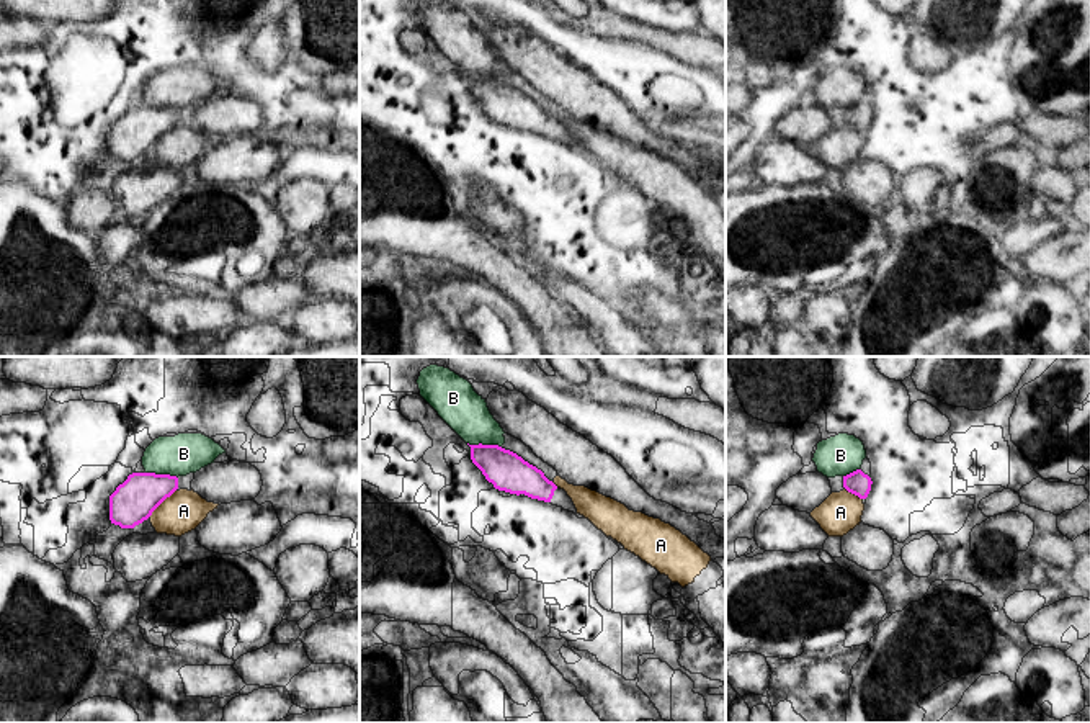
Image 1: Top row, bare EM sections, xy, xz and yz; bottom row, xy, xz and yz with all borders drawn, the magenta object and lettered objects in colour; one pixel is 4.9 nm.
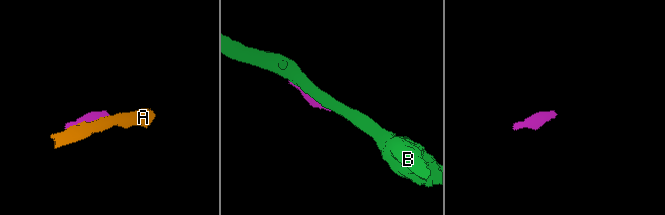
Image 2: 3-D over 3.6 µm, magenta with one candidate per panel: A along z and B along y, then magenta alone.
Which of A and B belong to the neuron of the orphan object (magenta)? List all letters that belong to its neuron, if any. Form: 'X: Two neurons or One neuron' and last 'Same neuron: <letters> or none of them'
A: Two neurons
B: Two neurons
Same neuron: none of them

